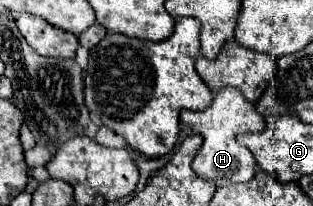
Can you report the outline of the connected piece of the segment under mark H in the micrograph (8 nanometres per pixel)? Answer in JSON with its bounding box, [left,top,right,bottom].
[181,86,265,186]

